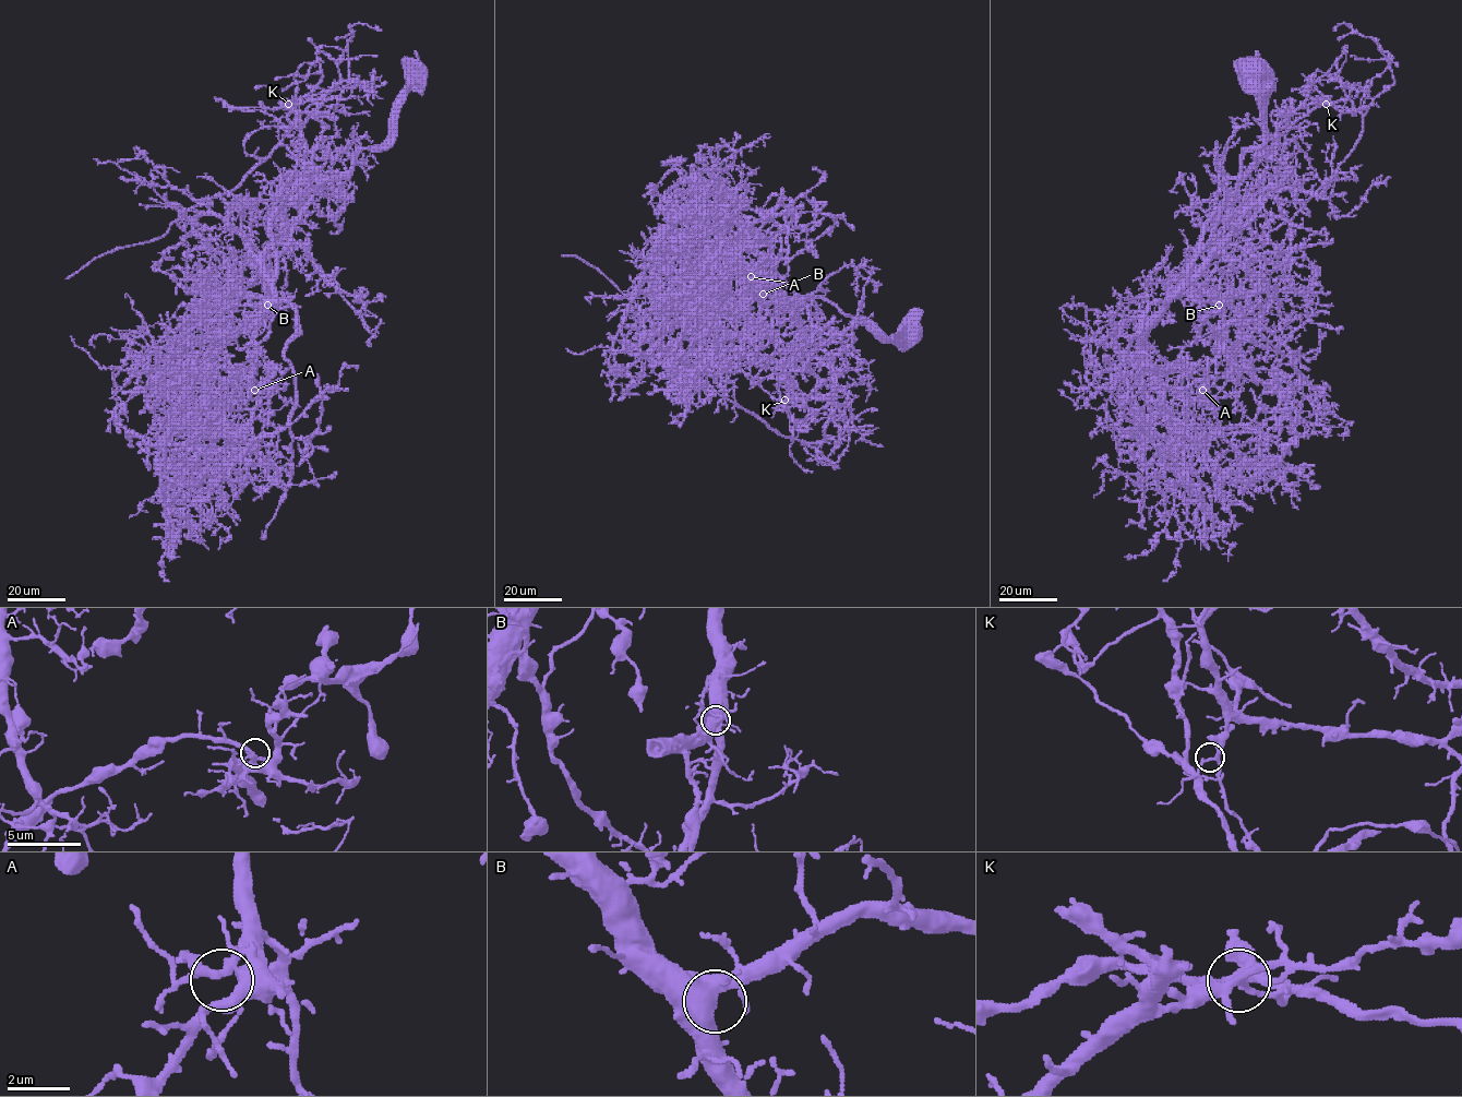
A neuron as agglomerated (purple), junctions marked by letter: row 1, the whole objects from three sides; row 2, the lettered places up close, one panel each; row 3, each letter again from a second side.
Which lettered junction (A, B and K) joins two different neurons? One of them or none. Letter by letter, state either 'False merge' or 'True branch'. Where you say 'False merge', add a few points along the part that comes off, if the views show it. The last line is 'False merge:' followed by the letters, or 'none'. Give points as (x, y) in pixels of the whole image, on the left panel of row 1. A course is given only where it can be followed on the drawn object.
A: True branch
B: True branch
K: False merge. Course of the part to remove: (288, 104), (296, 114), (294, 126), (234, 189), (191, 206), (170, 225), (162, 237), (117, 247), (66, 278)
False merge: K

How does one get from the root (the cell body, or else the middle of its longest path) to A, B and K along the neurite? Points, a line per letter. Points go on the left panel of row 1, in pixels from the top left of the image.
A: (415, 75), (396, 129), (362, 148), (344, 176), (315, 190), (280, 254), (253, 340), (254, 390)
B: (415, 75), (417, 80), (388, 138), (362, 148), (344, 176), (327, 179), (315, 190), (279, 257), (267, 305)
K: (415, 75), (396, 129), (315, 190), (279, 252), (272, 214), (299, 179), (304, 152), (289, 104)

